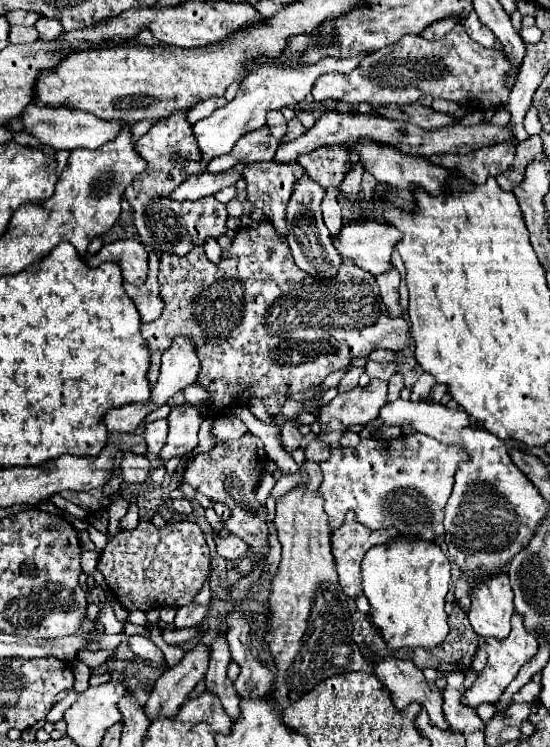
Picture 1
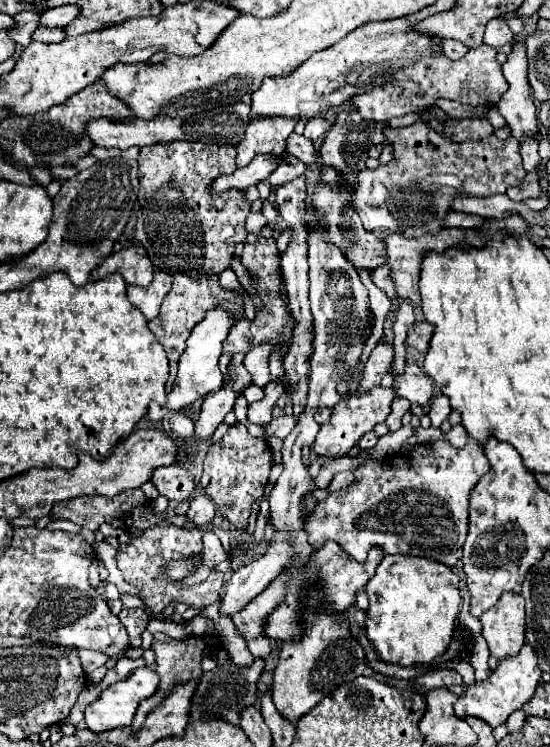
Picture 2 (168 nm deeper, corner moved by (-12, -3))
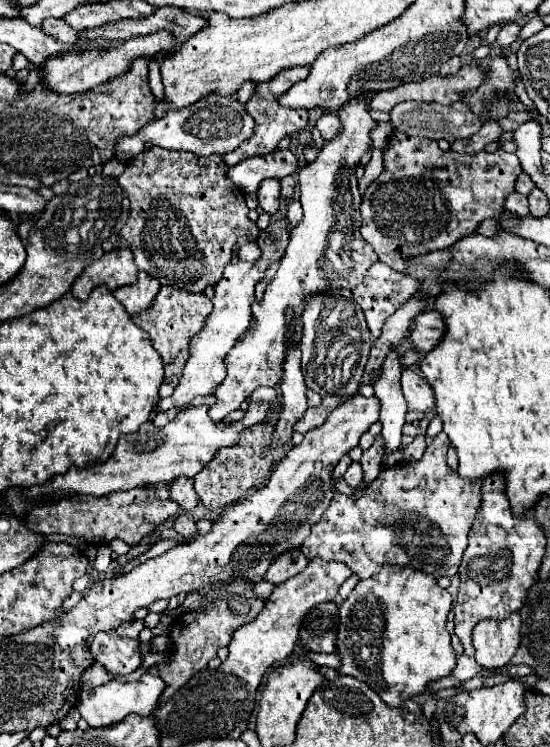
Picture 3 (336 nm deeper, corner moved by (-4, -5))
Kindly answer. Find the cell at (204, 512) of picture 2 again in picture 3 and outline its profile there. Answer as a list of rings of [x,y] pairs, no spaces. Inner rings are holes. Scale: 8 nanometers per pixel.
[[[180,514],[174,518],[174,528],[178,532],[180,538],[192,538],[196,534],[196,526],[194,526],[194,518],[188,514]]]

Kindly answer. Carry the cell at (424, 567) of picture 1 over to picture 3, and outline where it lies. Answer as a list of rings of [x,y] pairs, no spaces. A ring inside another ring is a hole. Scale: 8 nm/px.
[[[384,564],[372,578],[360,580],[340,604],[336,646],[342,658],[340,672],[368,682],[392,708],[426,692],[430,680],[448,676],[456,666],[446,630],[446,616],[452,608],[452,594],[442,590],[434,576],[414,568]]]

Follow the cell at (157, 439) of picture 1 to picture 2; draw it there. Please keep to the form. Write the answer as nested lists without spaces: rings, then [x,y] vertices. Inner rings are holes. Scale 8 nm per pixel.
[[[180,412],[172,414],[168,424],[170,424],[172,436],[176,436],[176,438],[190,438],[190,436],[194,436],[194,422],[188,416],[180,414]]]

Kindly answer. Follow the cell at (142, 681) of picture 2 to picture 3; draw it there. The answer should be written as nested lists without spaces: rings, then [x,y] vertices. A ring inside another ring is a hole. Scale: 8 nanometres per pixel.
[[[142,674],[142,678],[138,682],[118,682],[118,680],[110,680],[106,684],[100,684],[94,688],[94,692],[80,692],[78,698],[78,710],[82,714],[82,718],[88,722],[88,726],[98,728],[98,726],[110,726],[116,724],[120,720],[124,720],[128,714],[140,714],[140,716],[148,716],[152,714],[152,710],[156,708],[156,702],[160,698],[164,690],[164,682],[154,676],[154,674]]]

